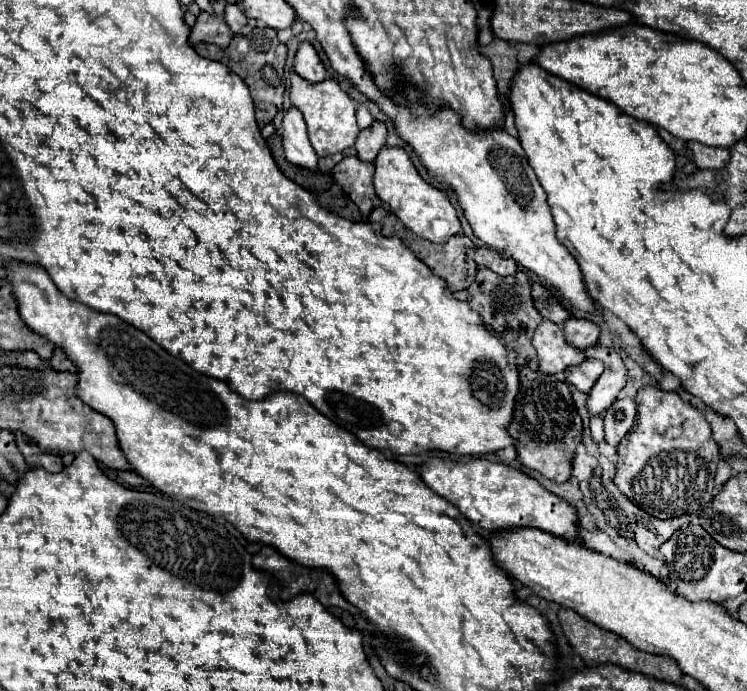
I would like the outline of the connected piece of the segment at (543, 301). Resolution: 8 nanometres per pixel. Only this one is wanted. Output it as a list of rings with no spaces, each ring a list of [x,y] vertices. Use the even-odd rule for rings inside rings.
[[[534,284],[534,286],[532,286],[534,306],[538,308],[538,312],[540,312],[546,320],[550,320],[550,322],[554,322],[554,324],[562,324],[562,322],[570,316],[570,312],[568,312],[560,302],[556,302],[554,298],[542,298],[542,292],[544,292],[542,284]]]

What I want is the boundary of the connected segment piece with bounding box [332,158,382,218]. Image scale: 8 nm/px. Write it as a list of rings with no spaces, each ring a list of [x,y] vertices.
[[[344,158],[332,168],[332,176],[342,186],[342,190],[348,192],[348,196],[360,208],[364,218],[370,214],[374,206],[382,206],[382,200],[376,196],[372,186],[374,176],[372,162],[362,162],[358,158]]]

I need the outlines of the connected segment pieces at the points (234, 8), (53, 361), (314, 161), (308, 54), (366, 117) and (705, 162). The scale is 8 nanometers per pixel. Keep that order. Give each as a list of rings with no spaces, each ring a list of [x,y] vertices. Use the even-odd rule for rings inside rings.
[[[226,4],[226,24],[234,34],[250,34],[256,28],[256,20],[246,18],[238,4]]]
[[[60,348],[54,350],[54,354],[52,354],[52,358],[48,360],[48,364],[50,364],[52,368],[56,368],[56,370],[74,370],[74,366],[70,364],[70,360],[64,356],[64,352],[62,352]]]
[[[288,108],[284,114],[284,132],[282,132],[282,144],[286,152],[286,160],[302,166],[306,170],[318,170],[318,158],[314,154],[314,148],[308,140],[306,124],[302,118],[302,112],[298,108]]]
[[[304,40],[300,46],[298,46],[298,52],[296,52],[296,60],[294,60],[294,70],[304,76],[306,80],[310,82],[322,82],[326,78],[330,78],[326,66],[322,64],[316,48]]]
[[[358,104],[356,118],[358,118],[358,126],[360,126],[360,128],[368,128],[368,126],[374,122],[374,116],[370,114],[370,110],[368,110],[364,104]]]
[[[688,142],[688,148],[694,154],[694,162],[698,168],[710,168],[710,170],[720,170],[728,164],[730,150],[726,148],[712,148],[700,142]]]

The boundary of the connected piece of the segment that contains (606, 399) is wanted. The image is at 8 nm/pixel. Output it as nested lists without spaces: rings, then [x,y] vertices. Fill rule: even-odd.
[[[592,346],[586,350],[586,358],[596,358],[604,362],[604,372],[588,392],[586,408],[590,418],[602,416],[608,406],[616,400],[618,392],[626,384],[626,366],[620,358],[620,354],[612,348],[602,348],[602,346]]]

